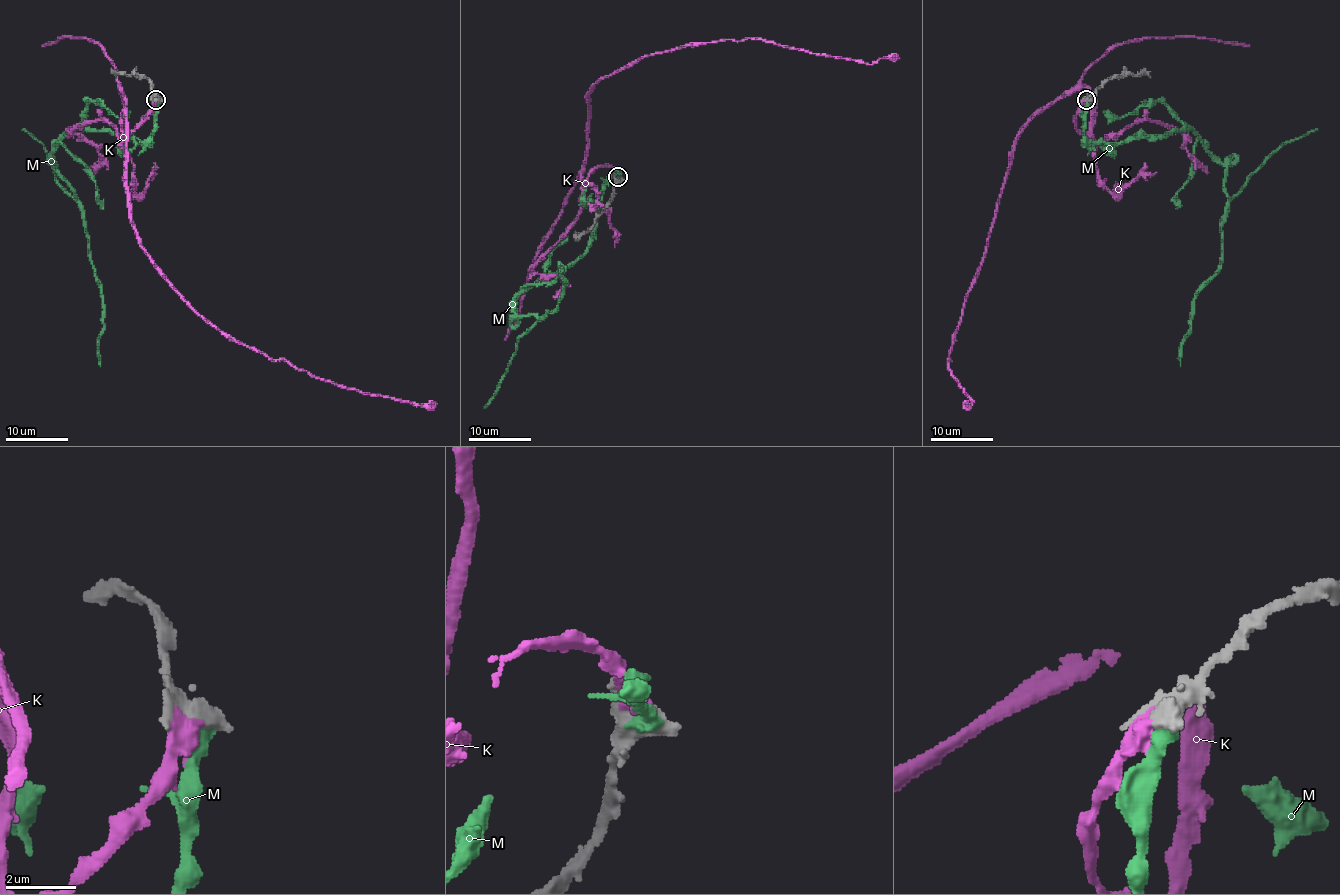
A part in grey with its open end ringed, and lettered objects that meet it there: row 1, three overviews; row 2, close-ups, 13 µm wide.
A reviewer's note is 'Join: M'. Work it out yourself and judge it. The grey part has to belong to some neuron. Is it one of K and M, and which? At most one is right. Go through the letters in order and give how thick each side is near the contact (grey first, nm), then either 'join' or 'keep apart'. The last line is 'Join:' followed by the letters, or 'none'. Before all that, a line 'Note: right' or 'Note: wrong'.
Note: wrong
K: calibres 400 and 360 nm; join
M: calibres 440 and 500 nm; keep apart
Join: K

